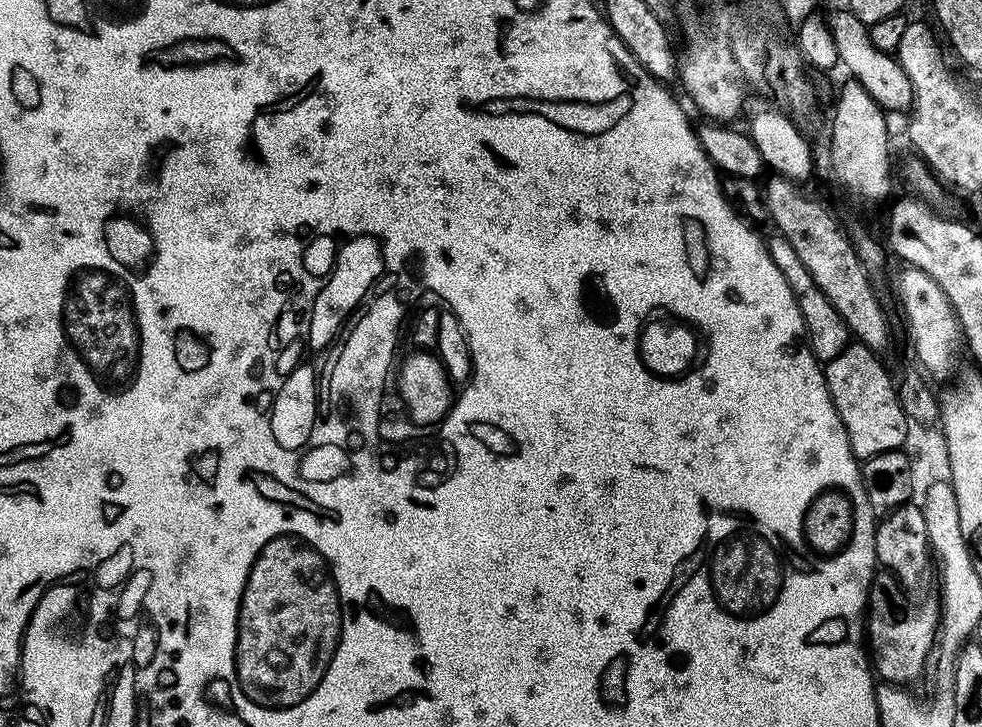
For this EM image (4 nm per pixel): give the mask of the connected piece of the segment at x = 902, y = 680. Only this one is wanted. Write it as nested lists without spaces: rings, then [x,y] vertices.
[[[877,571],[876,575],[872,578],[872,585],[868,587],[866,644],[870,649],[871,667],[881,681],[901,686],[911,685],[911,680],[920,671],[925,671],[928,658],[932,654],[932,646],[936,643],[936,630],[940,626],[940,613],[935,603],[916,604],[913,608],[908,608],[907,598],[909,599],[905,589],[900,587],[899,580],[891,572]]]

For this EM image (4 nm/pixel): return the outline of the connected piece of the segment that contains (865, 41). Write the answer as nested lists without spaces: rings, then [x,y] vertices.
[[[840,6],[833,16],[827,17],[830,34],[834,34],[834,46],[838,46],[840,64],[848,67],[847,75],[857,80],[864,89],[878,102],[881,108],[889,113],[900,112],[912,107],[912,87],[910,78],[906,78],[906,70],[896,61],[895,55],[883,52],[869,36],[869,25],[863,24],[847,7]]]

